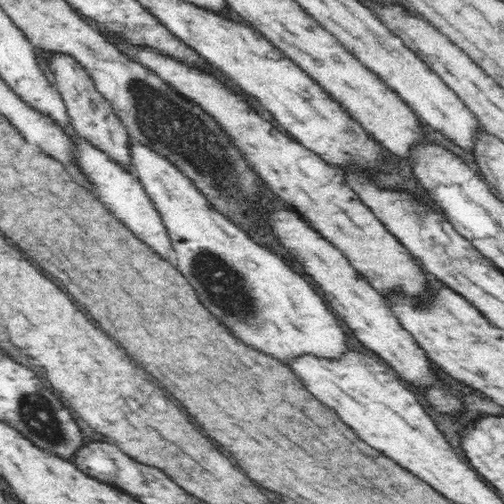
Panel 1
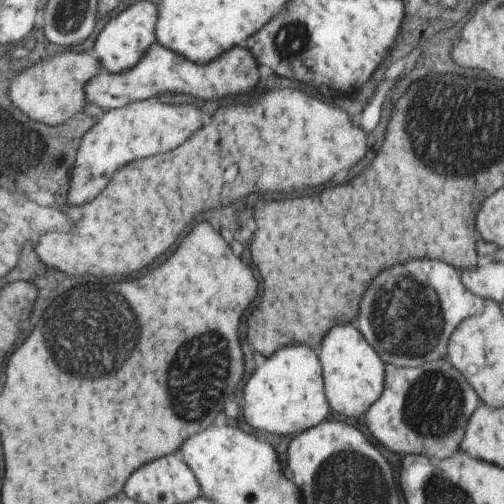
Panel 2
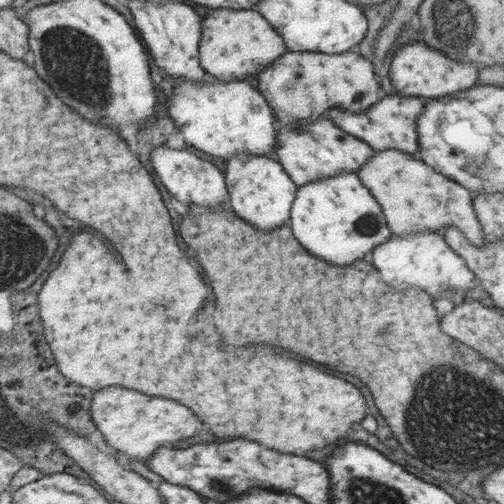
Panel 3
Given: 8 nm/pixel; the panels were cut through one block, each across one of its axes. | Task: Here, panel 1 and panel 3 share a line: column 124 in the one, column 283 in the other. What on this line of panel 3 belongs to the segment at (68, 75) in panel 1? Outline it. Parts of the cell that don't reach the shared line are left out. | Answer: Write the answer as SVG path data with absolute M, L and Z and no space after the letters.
M321 116L313 124L305 124L295 130L277 126L275 154L277 154L275 156L277 162L291 176L291 182L295 182L295 186L299 188L299 186L305 186L305 184L311 184L317 180L333 178L333 176L337 176L337 172L357 174L367 164L367 160L371 160L371 156L375 156L375 150L371 150L371 146L367 142L363 142L363 140L347 134L339 126L335 126L327 116Z

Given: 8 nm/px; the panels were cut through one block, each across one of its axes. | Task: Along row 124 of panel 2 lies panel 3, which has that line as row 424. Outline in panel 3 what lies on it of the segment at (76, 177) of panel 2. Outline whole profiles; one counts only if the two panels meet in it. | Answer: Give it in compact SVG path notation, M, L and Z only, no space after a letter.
M125 388L95 390L89 412L107 448L117 452L117 456L125 460L127 464L129 460L139 460L147 464L147 460L159 448L163 446L171 448L175 442L191 438L195 432L201 430L199 418L193 416L185 406L179 406L173 400L153 398L153 396L145 396L135 390L125 390Z

